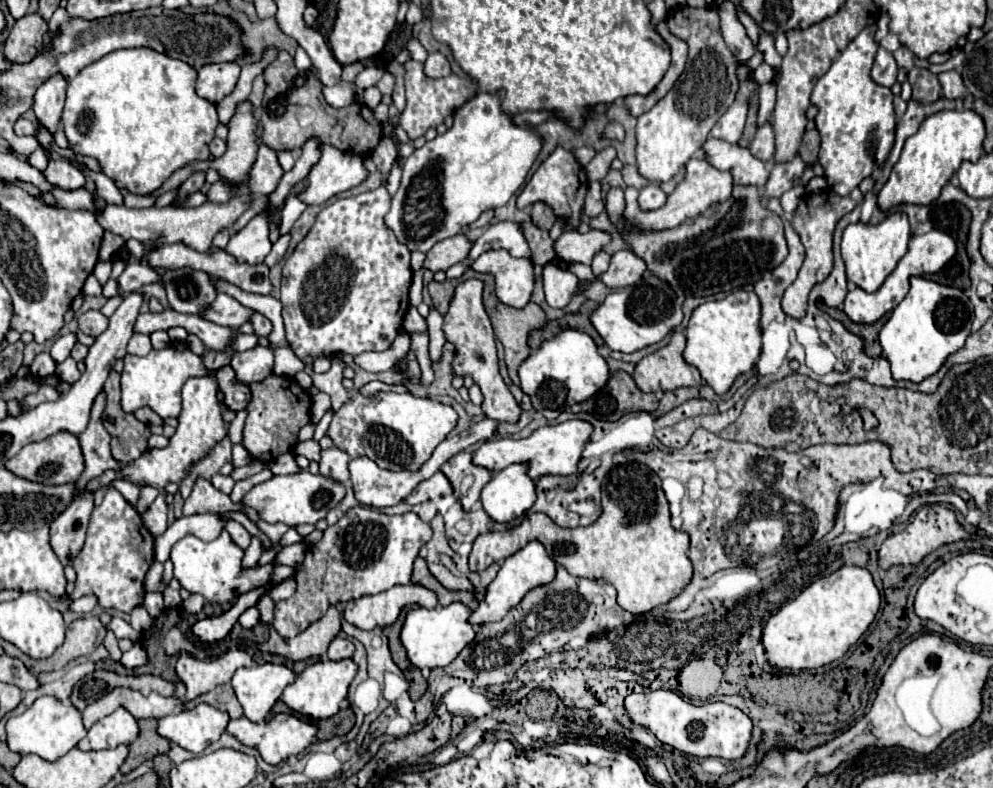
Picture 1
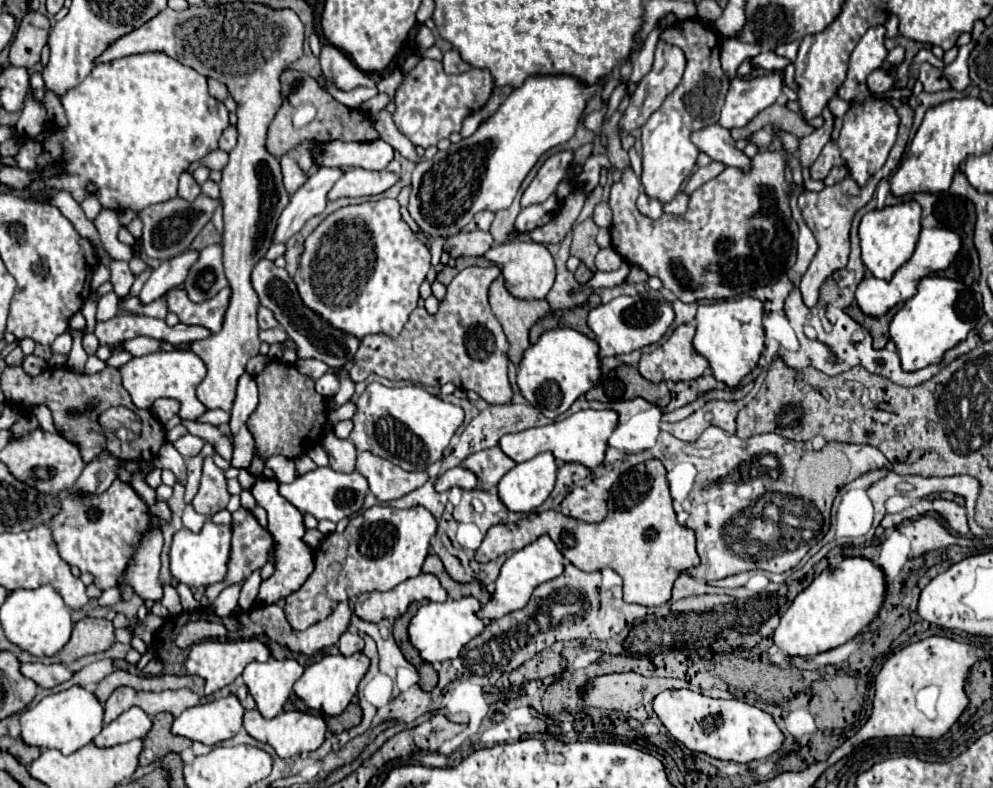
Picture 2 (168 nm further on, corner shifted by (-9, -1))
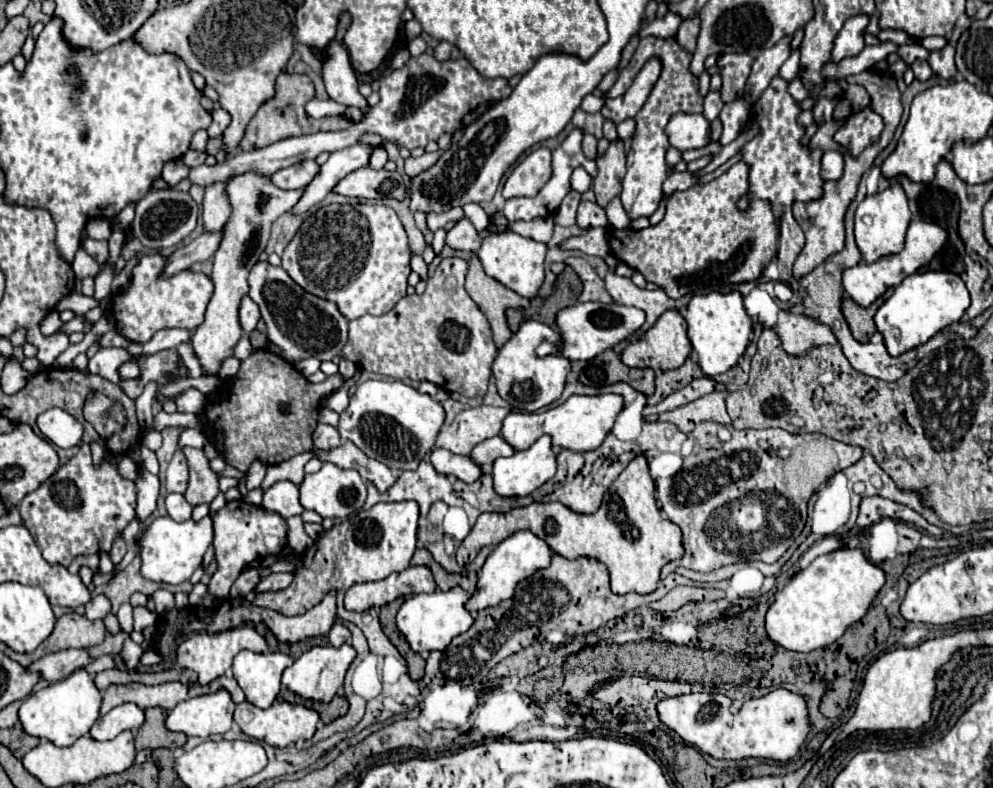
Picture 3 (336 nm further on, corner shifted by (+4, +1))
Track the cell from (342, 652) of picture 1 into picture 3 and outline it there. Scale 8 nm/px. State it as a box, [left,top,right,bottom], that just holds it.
[330,623,350,647]

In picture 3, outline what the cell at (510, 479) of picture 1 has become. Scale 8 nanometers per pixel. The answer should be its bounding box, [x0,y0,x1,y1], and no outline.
[494,435,556,497]

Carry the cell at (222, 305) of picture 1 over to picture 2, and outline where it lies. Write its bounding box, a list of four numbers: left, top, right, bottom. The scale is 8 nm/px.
[165,287,231,333]

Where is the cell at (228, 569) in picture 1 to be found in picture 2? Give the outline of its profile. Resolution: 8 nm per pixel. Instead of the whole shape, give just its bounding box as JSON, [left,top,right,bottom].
[171,521,231,587]

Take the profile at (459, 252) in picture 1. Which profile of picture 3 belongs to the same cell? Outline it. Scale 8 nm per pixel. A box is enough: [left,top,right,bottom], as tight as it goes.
[446,217,482,251]

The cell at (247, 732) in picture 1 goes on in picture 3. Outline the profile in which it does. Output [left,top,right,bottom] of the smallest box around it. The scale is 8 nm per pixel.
[234,701,318,747]

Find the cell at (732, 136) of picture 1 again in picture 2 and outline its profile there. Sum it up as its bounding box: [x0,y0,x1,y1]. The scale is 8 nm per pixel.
[719,71,783,129]

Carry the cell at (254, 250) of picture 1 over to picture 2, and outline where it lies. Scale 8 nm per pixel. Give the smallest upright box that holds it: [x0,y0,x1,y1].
[275,167,345,243]

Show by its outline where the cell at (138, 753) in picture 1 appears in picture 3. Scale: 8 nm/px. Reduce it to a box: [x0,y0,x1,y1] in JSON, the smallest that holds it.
[136,709,186,751]

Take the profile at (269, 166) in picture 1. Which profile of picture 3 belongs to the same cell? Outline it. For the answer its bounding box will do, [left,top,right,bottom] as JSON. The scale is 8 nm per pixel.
[270,161,318,189]

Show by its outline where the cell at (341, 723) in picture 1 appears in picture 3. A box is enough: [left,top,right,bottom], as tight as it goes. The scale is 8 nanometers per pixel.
[318,697,348,723]

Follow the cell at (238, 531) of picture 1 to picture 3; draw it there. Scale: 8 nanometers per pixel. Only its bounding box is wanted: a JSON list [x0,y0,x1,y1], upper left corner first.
[208,499,286,599]

